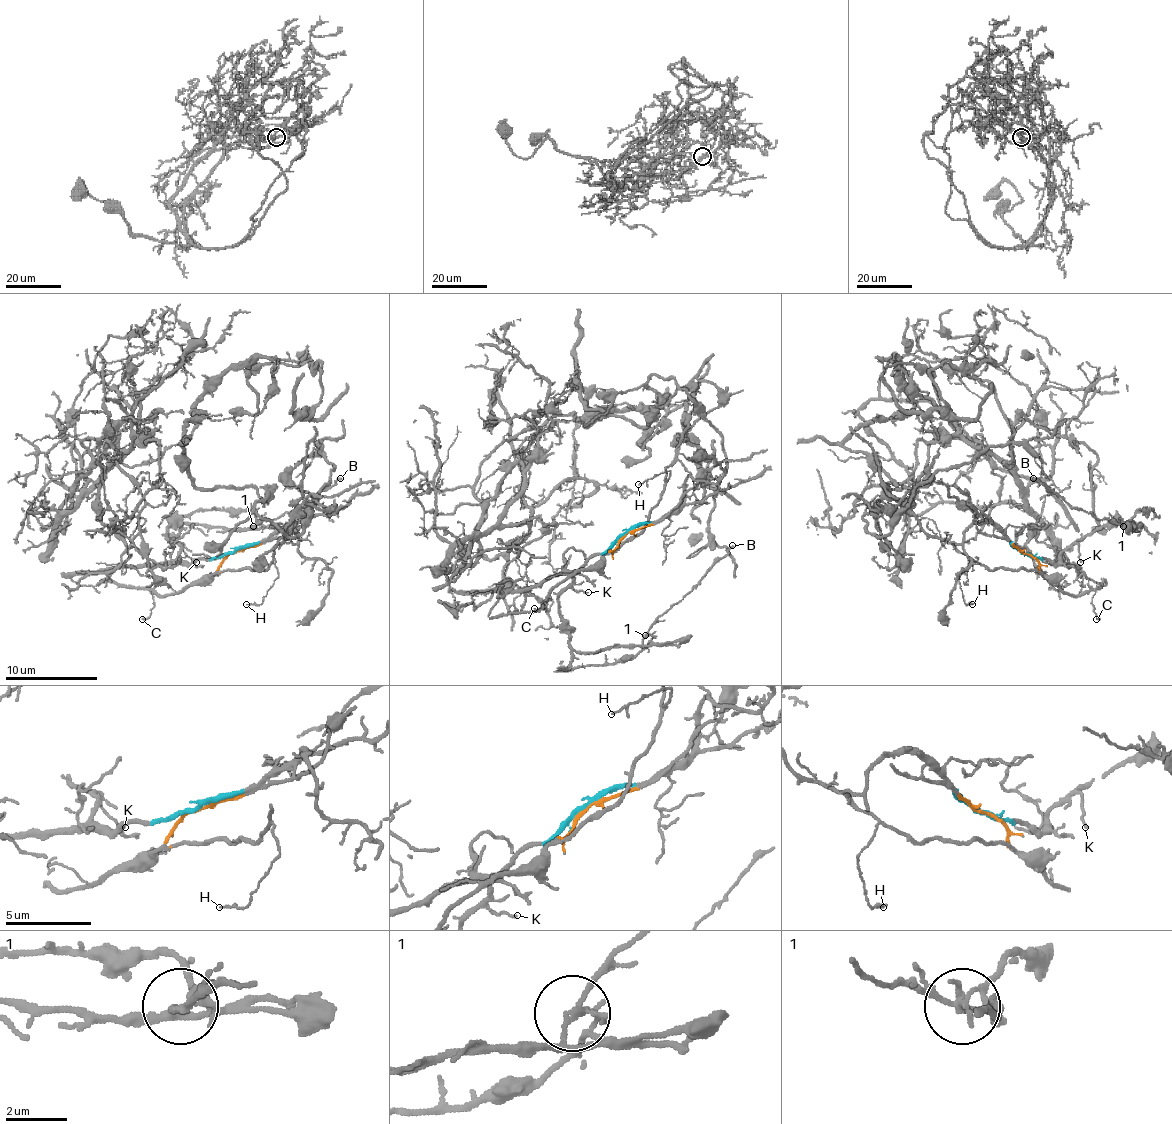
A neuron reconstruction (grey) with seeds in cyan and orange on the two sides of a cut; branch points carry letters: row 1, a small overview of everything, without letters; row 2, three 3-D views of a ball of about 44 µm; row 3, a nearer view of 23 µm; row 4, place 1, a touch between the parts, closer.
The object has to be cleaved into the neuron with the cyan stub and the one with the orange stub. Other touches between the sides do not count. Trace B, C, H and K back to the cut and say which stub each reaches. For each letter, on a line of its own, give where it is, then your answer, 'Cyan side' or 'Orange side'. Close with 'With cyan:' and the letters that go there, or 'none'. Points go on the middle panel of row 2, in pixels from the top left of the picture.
B: Place: (732, 545). Cyan side
C: Place: (534, 608). Orange side
H: Place: (638, 484). Orange side
K: Place: (588, 592). Cyan side
With cyan: B, K

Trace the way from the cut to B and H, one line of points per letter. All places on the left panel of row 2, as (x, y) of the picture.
B: (233, 551), (189, 562), (166, 535), (173, 523), (244, 528), (302, 510), (341, 477)
H: (233, 553), (221, 562), (221, 571), (265, 569), (274, 562), (277, 576), (260, 604), (247, 604)

